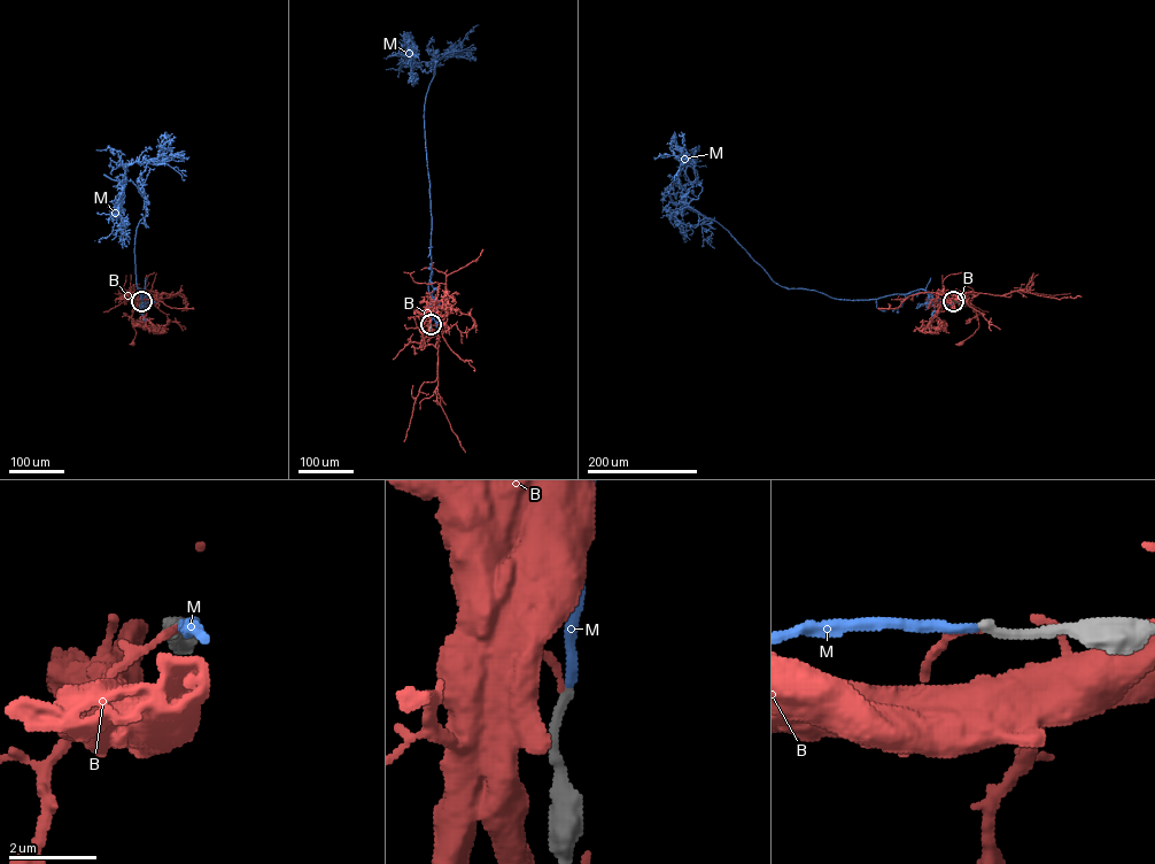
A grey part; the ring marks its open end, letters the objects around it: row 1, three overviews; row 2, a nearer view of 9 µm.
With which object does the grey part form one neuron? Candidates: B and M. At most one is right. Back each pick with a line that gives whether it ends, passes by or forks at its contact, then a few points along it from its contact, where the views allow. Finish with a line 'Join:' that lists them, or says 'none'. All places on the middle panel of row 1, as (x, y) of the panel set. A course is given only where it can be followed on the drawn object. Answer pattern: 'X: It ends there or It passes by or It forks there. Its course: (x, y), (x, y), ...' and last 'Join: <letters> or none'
M: It ends there. Its course: (431, 324), (424, 110), (436, 63), (426, 72), (412, 61), (460, 51), (478, 24)
Join: M

